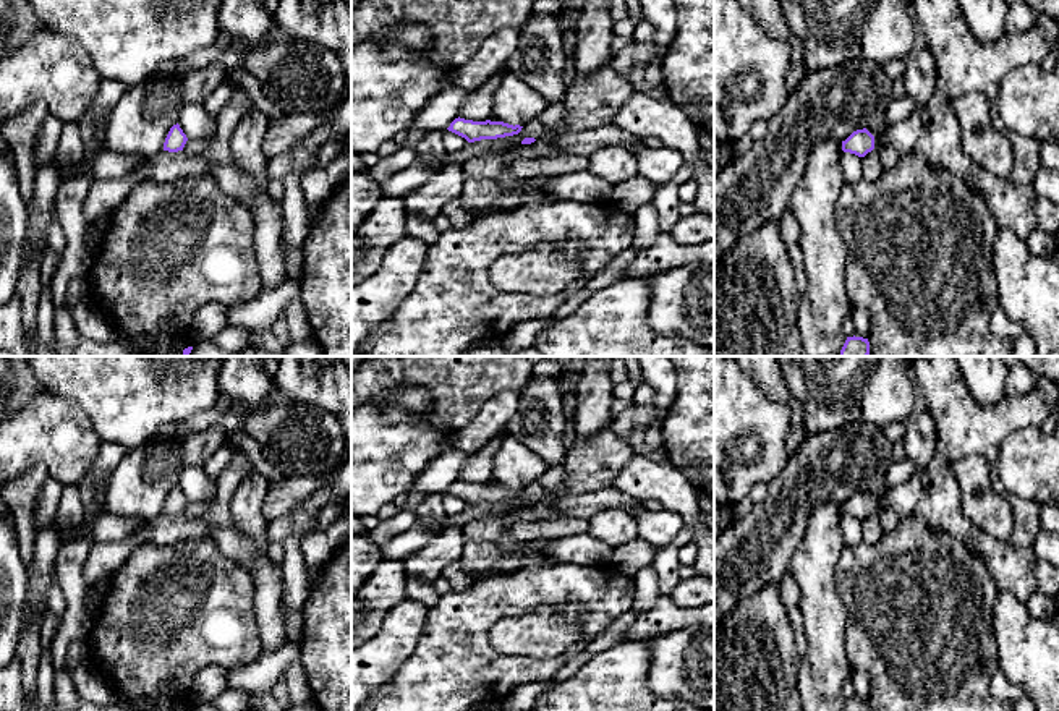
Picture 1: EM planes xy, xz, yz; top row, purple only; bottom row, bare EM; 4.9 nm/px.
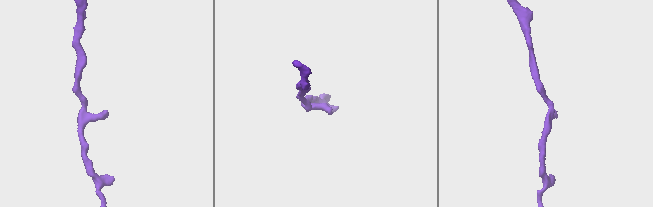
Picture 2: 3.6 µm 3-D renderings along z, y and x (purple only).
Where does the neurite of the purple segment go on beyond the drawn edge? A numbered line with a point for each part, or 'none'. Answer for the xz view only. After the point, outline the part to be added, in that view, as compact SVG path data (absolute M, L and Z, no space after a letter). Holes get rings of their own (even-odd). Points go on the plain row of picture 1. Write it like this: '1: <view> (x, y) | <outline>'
none

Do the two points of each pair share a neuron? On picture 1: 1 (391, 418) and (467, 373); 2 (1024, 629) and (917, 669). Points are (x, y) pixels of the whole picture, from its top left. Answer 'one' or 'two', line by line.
1: two
2: two

